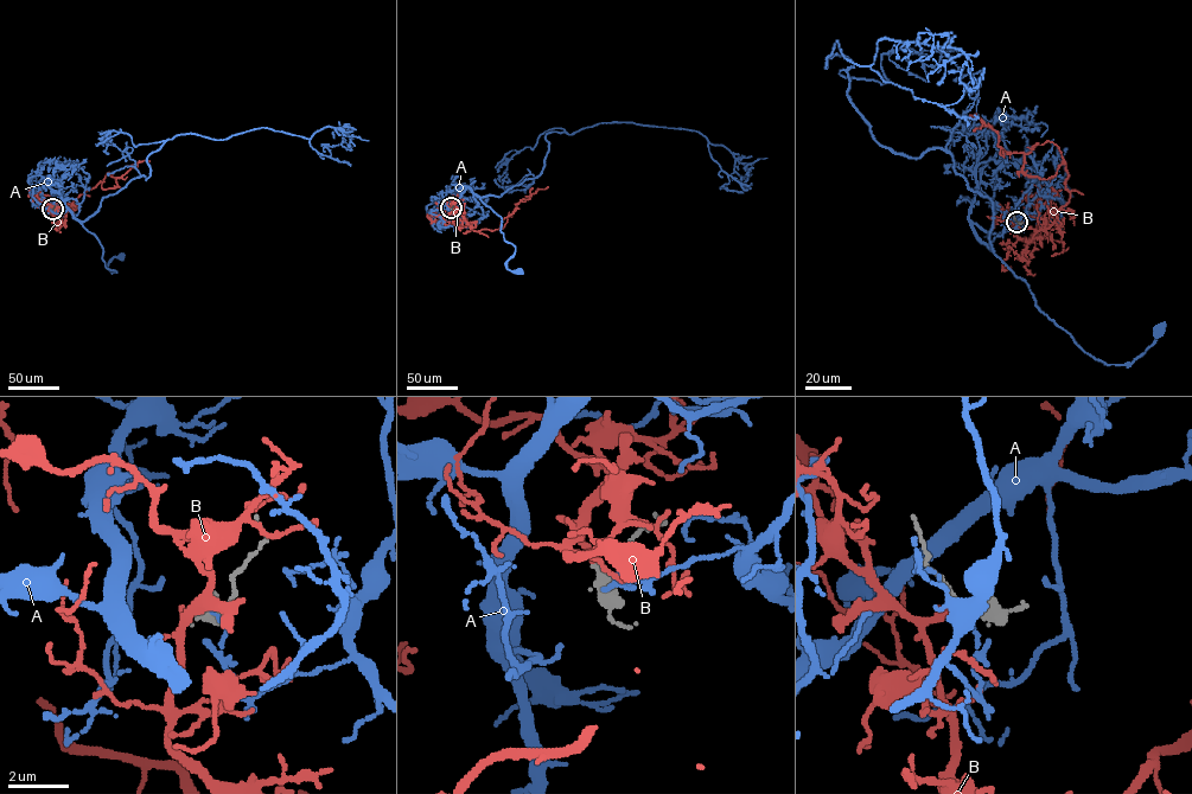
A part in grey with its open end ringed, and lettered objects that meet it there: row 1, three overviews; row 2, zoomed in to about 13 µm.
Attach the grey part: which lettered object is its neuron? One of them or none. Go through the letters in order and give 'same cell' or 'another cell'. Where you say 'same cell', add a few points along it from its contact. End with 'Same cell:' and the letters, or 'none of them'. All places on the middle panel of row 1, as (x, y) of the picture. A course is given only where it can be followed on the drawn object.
A: another cell
B: same cell; course (451, 207), (475, 231), (493, 230), (522, 200), (547, 186)
Same cell: B

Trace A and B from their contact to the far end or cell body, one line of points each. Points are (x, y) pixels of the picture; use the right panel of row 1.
A: (1018, 223), (1002, 234), (971, 229), (1083, 350), (1129, 364), (1159, 330)
B: (1018, 222), (1027, 242), (1055, 221), (1065, 162), (1026, 174), (1022, 153), (969, 117)

